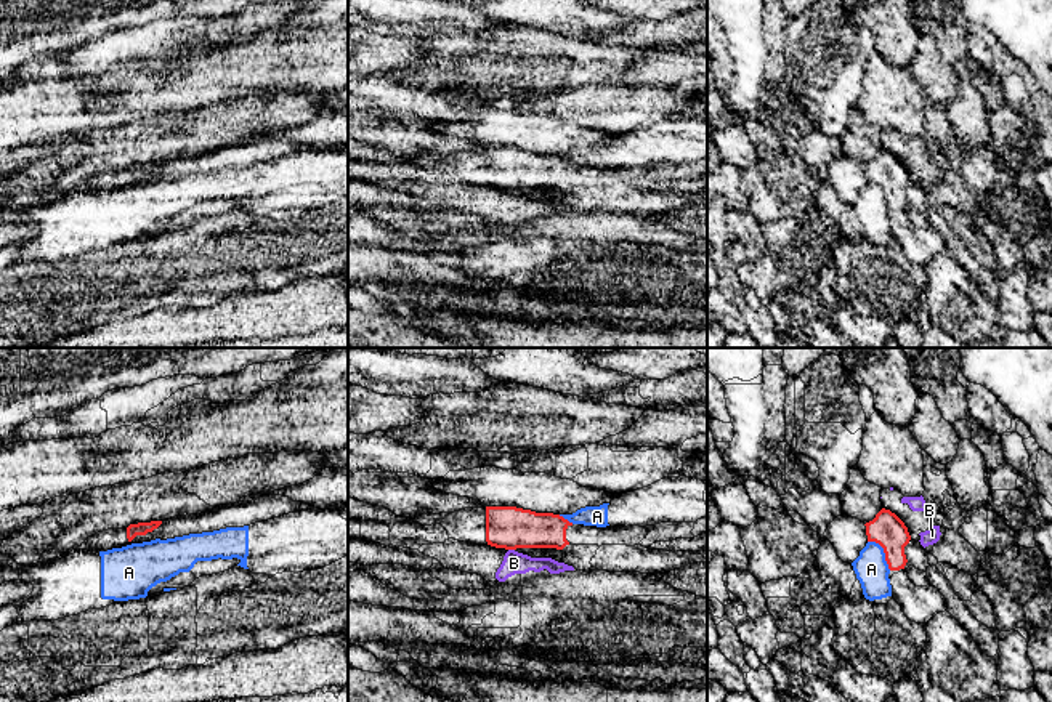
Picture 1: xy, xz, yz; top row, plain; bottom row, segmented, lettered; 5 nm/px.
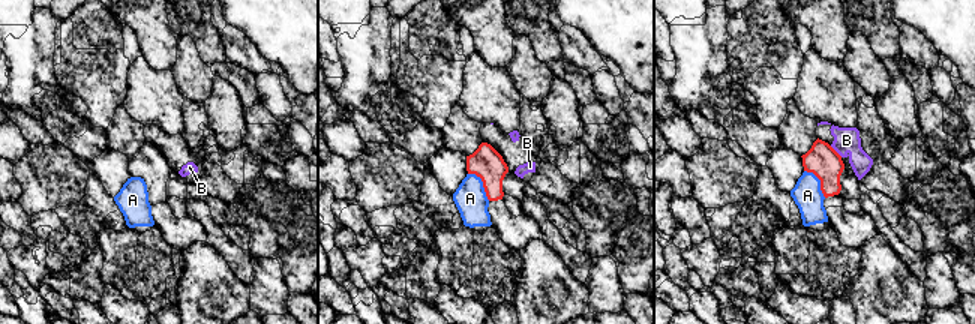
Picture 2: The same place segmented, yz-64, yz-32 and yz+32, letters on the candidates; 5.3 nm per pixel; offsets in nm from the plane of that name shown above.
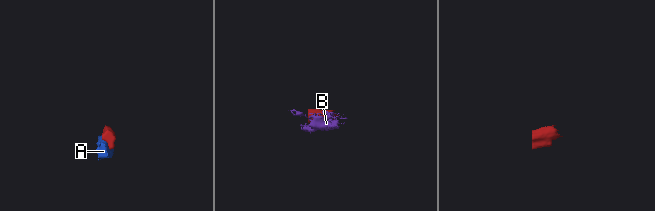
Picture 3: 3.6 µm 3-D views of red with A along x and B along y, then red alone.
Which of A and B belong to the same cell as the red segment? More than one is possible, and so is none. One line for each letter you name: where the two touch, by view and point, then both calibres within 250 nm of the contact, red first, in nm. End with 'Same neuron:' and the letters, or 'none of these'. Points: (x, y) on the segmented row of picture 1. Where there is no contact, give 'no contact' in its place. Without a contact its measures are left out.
Same neuron: none of these

